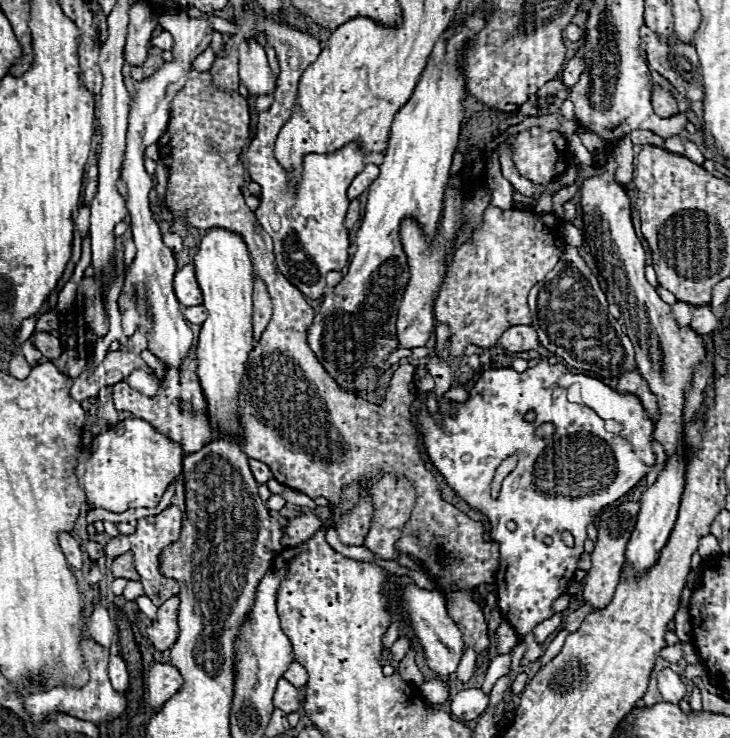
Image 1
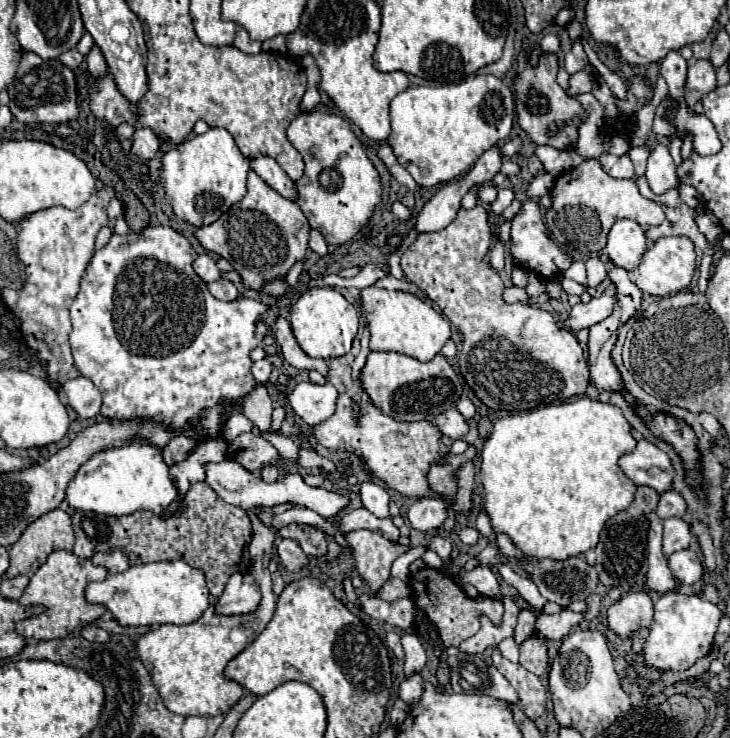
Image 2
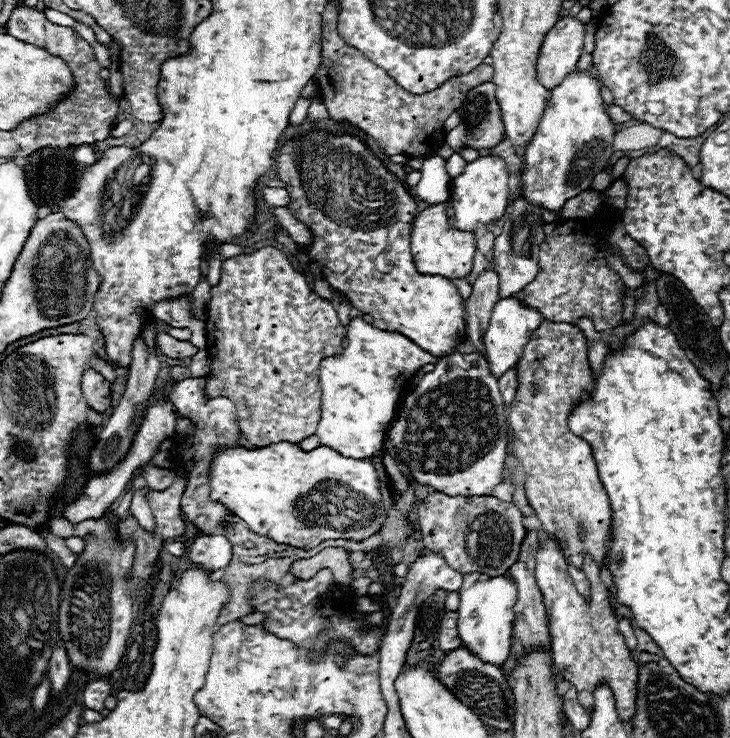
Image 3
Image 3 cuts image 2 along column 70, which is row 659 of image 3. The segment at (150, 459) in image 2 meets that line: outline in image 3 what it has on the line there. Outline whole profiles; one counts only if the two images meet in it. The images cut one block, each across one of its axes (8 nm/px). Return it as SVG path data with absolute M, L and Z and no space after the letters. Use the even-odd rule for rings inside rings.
M470 574L470 576L464 576L464 584L458 594L460 594L458 636L464 648L468 648L472 654L476 654L484 662L504 666L510 656L514 604L518 596L514 582L506 576L490 578L486 574Z

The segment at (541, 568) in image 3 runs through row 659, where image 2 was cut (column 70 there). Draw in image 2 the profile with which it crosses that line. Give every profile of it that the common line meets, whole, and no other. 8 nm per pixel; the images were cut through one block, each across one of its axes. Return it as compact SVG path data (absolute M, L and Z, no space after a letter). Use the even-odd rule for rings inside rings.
M56 550L48 556L46 564L42 564L36 574L30 578L28 588L24 590L24 594L20 596L20 604L24 606L32 606L32 604L42 604L46 606L46 612L42 612L40 616L32 616L26 620L20 620L16 630L24 636L24 638L34 638L34 640L52 640L52 638L64 638L66 634L70 634L76 628L86 626L88 622L98 620L104 612L106 606L100 604L90 604L86 600L86 586L92 580L104 580L108 574L108 570L104 566L96 566L92 564L92 560L88 558L80 558L72 552L66 550Z

